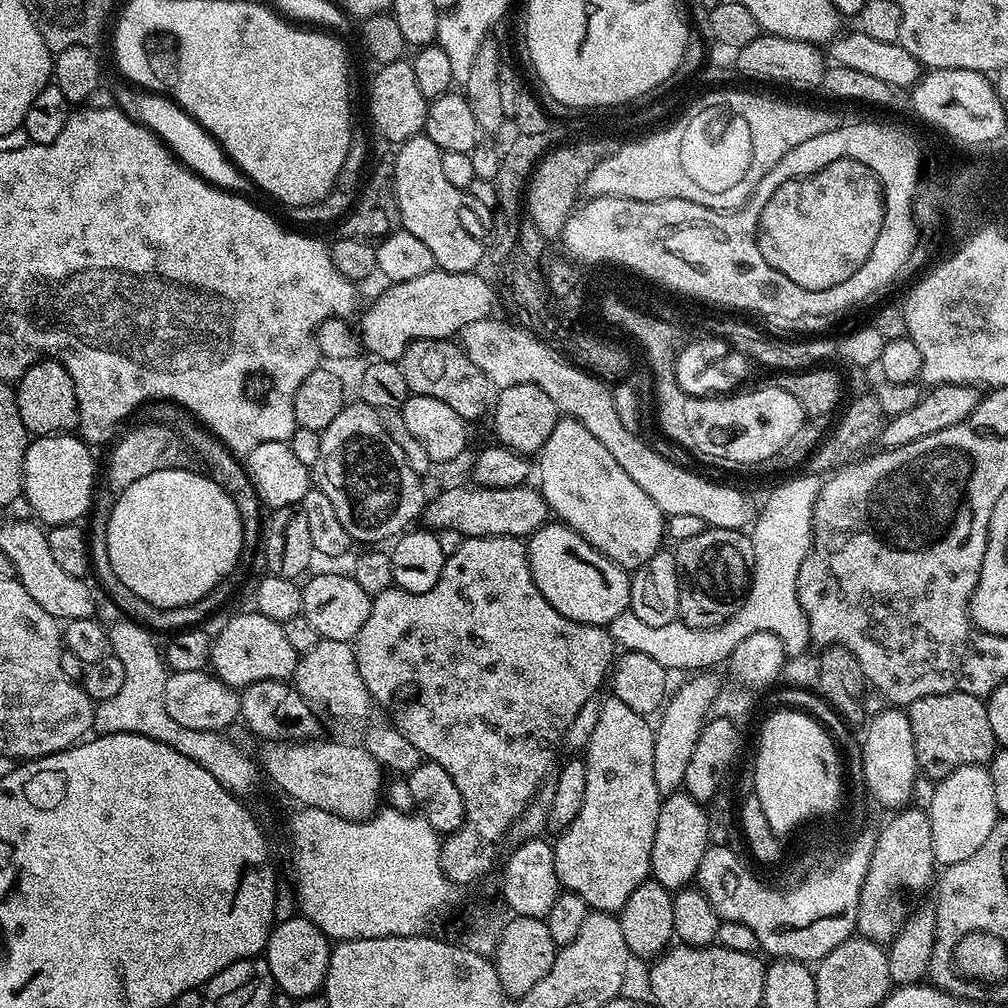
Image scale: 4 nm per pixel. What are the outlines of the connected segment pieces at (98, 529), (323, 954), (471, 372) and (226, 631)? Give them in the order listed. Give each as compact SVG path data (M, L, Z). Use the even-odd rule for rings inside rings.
M97 507L90 516L92 528L89 527L87 529L90 568L94 576L96 572L97 578L104 583L105 590L112 595L113 602L124 611L121 613L123 613L125 617L135 620L137 624L144 625L145 628L151 630L153 633L161 634L160 632L164 632L163 634L175 634L177 632L183 632L185 628L195 628L203 625L205 623L203 620L206 619L211 612L218 611L219 608L231 598L232 588L230 586L231 583L228 582L219 584L217 588L210 590L210 594L198 598L198 602L187 604L186 606L178 606L177 608L159 608L150 602L146 602L142 598L138 598L138 594L134 594L134 590L128 589L128 587L122 583L122 578L118 578L118 574L114 574L114 566L110 566L110 554L106 546L106 526L108 525L109 509L107 507L98 508L99 507Z
M299 914L281 919L268 936L264 959L270 966L273 983L277 989L295 1000L315 995L323 987L329 968L332 946L327 936L312 922Z
M413 340L398 361L409 393L418 396L439 398L446 402L461 418L475 422L484 411L490 408L490 385L486 374L470 362L459 343L447 340Z
M255 610L232 617L213 639L209 653L213 673L237 690L258 681L291 679L299 657L299 652L287 641L283 625Z

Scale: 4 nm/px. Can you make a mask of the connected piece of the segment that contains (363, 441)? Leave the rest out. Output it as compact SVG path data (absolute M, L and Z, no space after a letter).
M363 402L345 403L344 409L320 433L322 450L318 454L318 462L311 465L310 472L314 477L315 487L330 498L338 521L345 527L346 534L353 541L364 543L364 546L376 546L379 540L391 541L399 537L415 520L421 519L426 503L424 488L420 485L421 477L410 470L410 462L406 462L406 454L398 450L398 442L386 434L380 421L381 413Z

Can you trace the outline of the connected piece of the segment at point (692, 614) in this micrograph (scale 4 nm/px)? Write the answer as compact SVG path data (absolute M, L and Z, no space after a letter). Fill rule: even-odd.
M705 527L704 532L675 545L680 571L680 615L686 626L713 628L726 622L744 605L752 584L752 537L738 528Z

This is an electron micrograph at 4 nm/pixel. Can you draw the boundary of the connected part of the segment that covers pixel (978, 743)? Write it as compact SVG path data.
M965 692L934 694L918 698L906 711L914 734L914 750L919 771L925 777L941 778L967 764L987 765L998 750L994 730L990 730L988 705L983 699Z

